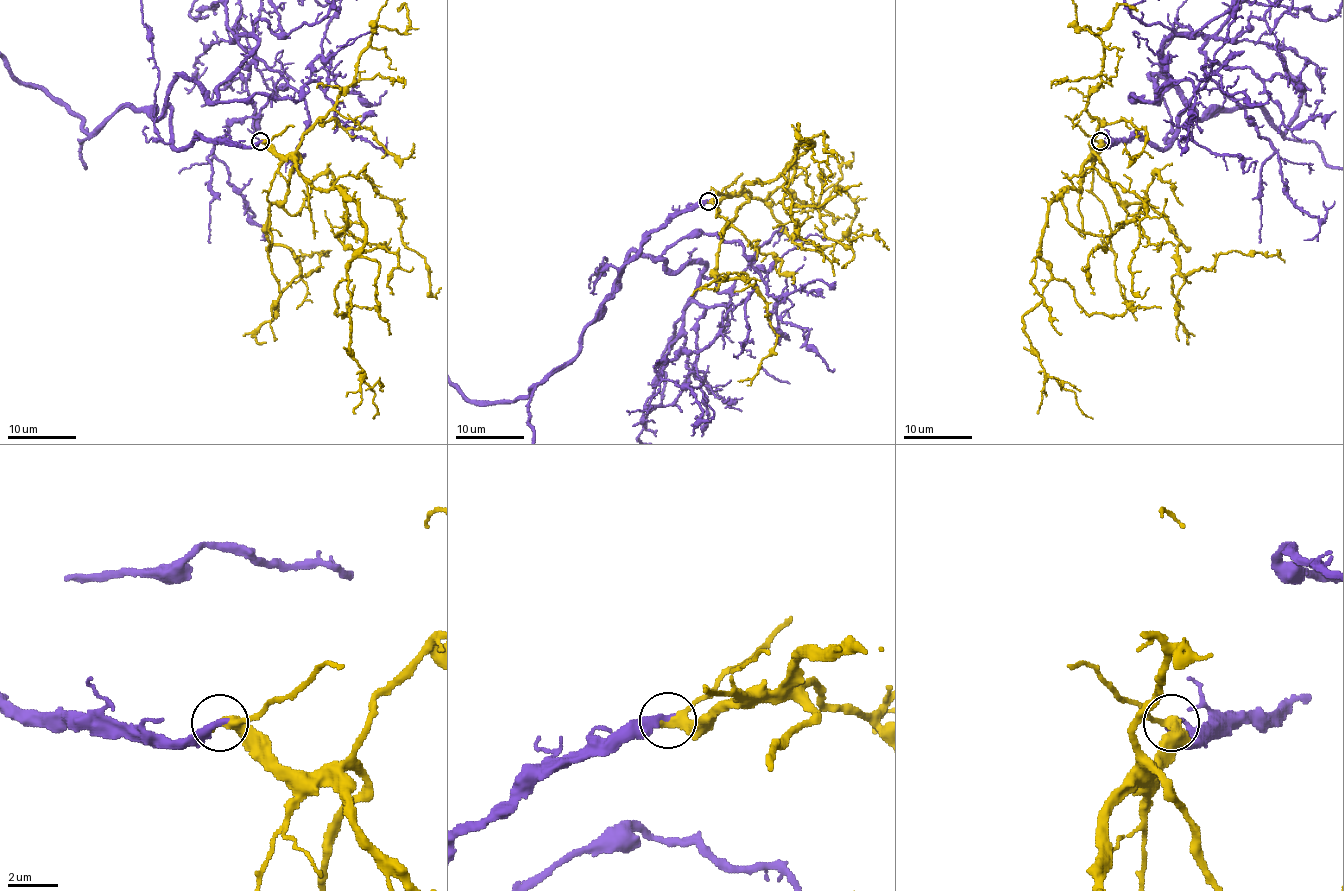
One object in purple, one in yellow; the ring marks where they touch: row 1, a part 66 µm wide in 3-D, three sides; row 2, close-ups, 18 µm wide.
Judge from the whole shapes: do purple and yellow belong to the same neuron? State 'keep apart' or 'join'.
join

